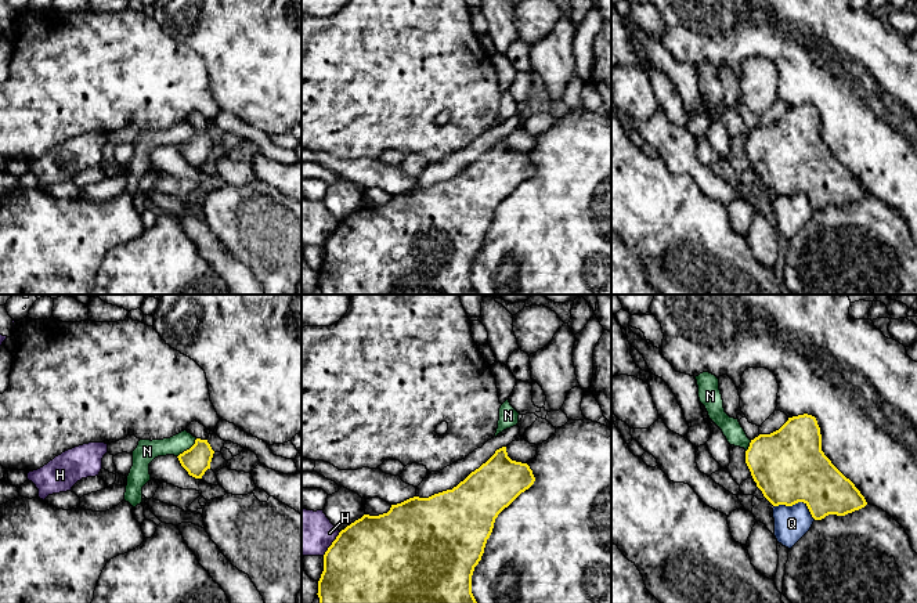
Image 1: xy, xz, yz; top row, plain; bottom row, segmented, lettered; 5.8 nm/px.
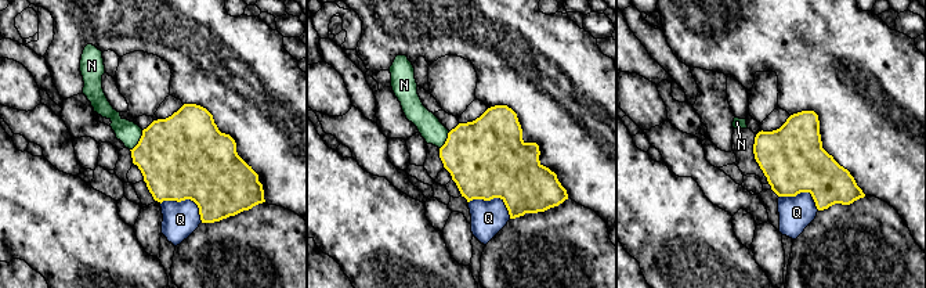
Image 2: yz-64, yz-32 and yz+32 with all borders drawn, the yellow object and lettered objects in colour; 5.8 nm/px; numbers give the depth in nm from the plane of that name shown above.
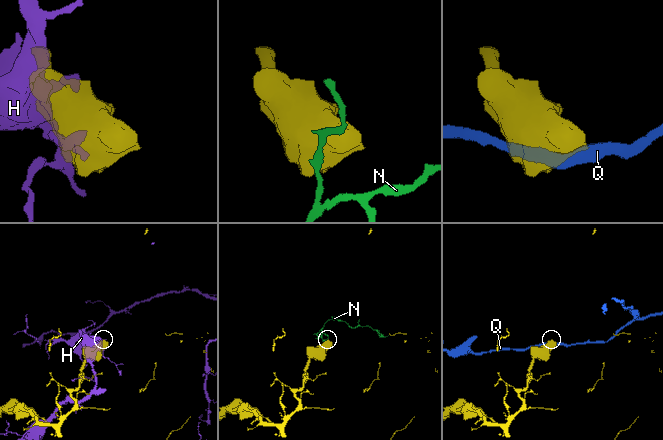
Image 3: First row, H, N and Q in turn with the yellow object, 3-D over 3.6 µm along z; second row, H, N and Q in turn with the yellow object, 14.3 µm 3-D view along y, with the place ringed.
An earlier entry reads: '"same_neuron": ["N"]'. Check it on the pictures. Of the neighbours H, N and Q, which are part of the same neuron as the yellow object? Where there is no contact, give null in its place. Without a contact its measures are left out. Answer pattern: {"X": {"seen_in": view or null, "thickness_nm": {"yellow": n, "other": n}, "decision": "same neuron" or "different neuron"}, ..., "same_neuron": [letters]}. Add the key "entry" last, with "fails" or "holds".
{"H": {"seen_in": "xz", "thickness_nm": {"yellow": 480, "other": 260}, "decision": "different neuron"}, "N": {"seen_in": "xy", "thickness_nm": {"yellow": 160, "other": 120}, "decision": "different neuron"}, "Q": {"seen_in": "yz", "thickness_nm": {"yellow": 420, "other": 200}, "decision": "different neuron"}, "same_neuron": [], "entry": "fails"}

